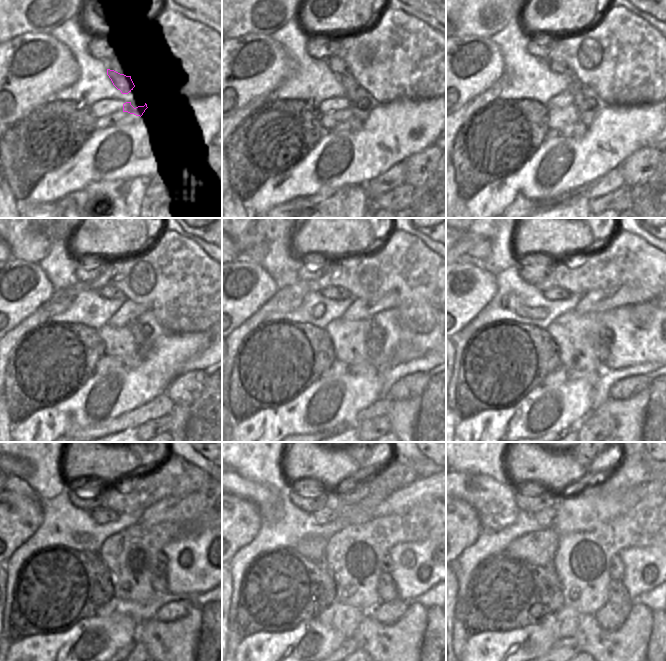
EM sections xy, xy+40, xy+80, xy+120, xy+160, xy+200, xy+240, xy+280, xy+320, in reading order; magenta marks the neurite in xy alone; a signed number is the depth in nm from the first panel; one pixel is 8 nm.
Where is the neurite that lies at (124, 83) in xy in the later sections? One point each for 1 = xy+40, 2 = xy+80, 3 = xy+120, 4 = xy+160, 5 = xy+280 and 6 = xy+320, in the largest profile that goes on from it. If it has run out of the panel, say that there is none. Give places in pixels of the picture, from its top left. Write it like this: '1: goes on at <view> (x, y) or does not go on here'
1: goes on at xy+40 (347, 81)
2: goes on at xy+80 (587, 112)
3: goes on at xy+120 (144, 336)
4: goes on at xy+160 (375, 339)
5: goes on at xy+280 (387, 590)
6: goes on at xy+320 (618, 595)

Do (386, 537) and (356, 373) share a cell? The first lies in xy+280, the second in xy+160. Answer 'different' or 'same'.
different

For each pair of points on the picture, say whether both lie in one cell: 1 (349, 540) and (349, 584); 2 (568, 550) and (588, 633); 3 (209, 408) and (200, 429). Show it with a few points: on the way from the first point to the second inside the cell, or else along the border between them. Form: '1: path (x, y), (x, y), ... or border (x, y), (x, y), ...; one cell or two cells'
1: path (349, 551), (349, 573); one cell
2: border (579, 613), (592, 614); two cells
3: path (209, 413), (209, 420), (205, 424); one cell

